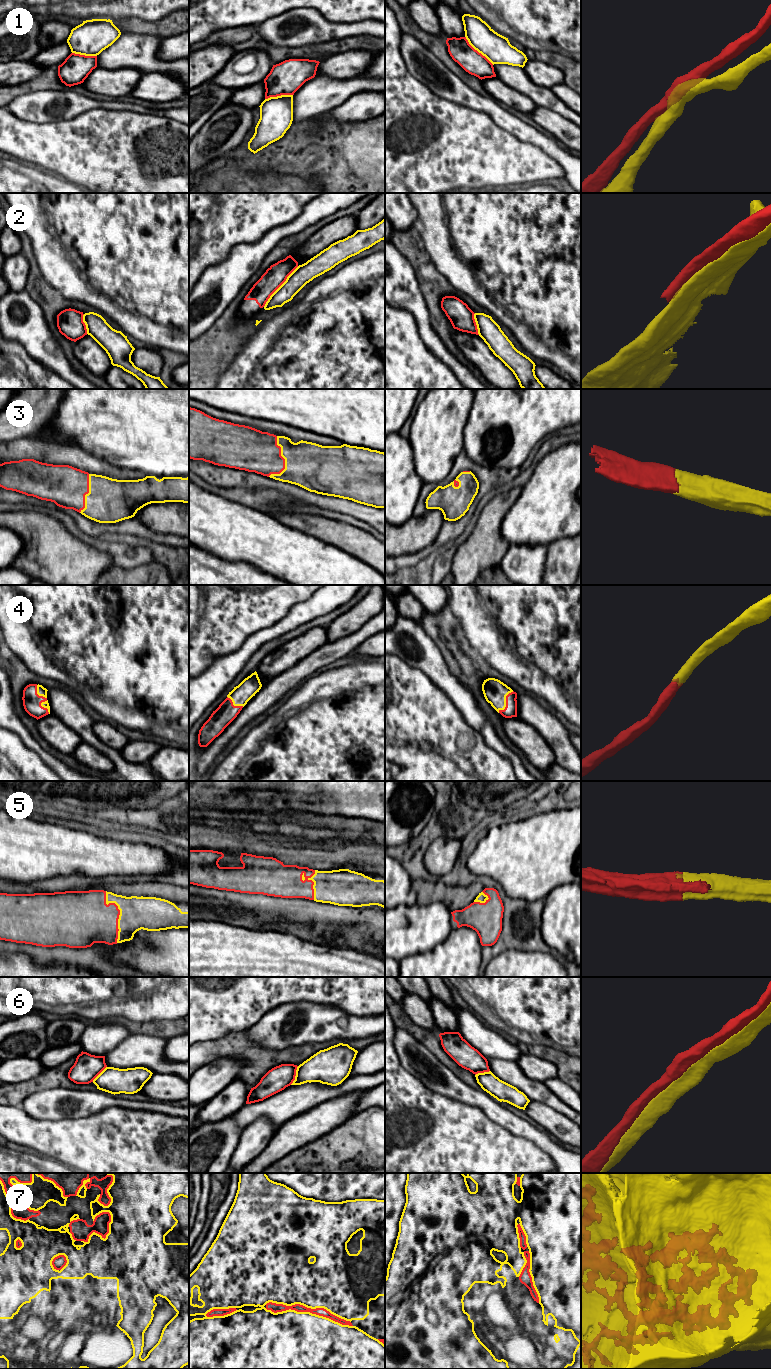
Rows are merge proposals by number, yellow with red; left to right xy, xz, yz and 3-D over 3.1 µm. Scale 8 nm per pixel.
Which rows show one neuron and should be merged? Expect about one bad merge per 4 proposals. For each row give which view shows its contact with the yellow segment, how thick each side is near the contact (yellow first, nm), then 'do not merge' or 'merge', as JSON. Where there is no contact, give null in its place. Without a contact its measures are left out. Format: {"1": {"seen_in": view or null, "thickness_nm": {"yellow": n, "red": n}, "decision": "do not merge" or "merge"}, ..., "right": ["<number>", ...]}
{"1": {"seen_in": "yz", "thickness_nm": {"yellow": 220, "red": 190}, "decision": "do not merge"}, "2": {"seen_in": "xz", "thickness_nm": {"yellow": 160, "red": 170}, "decision": "do not merge"}, "3": {"seen_in": "xz", "thickness_nm": {"yellow": 380, "red": 340}, "decision": "merge"}, "4": {"seen_in": "yz", "thickness_nm": {"yellow": 190, "red": 100}, "decision": "merge"}, "5": {"seen_in": "xy", "thickness_nm": {"yellow": 280, "red": 380}, "decision": "merge"}, "6": {"seen_in": "xz", "thickness_nm": {"yellow": 260, "red": 190}, "decision": "do not merge"}, "7": {"seen_in": "xz", "thickness_nm": {"yellow": 500, "red": 70}, "decision": "merge"}, "right": ["3", "4", "5", "7"]}

